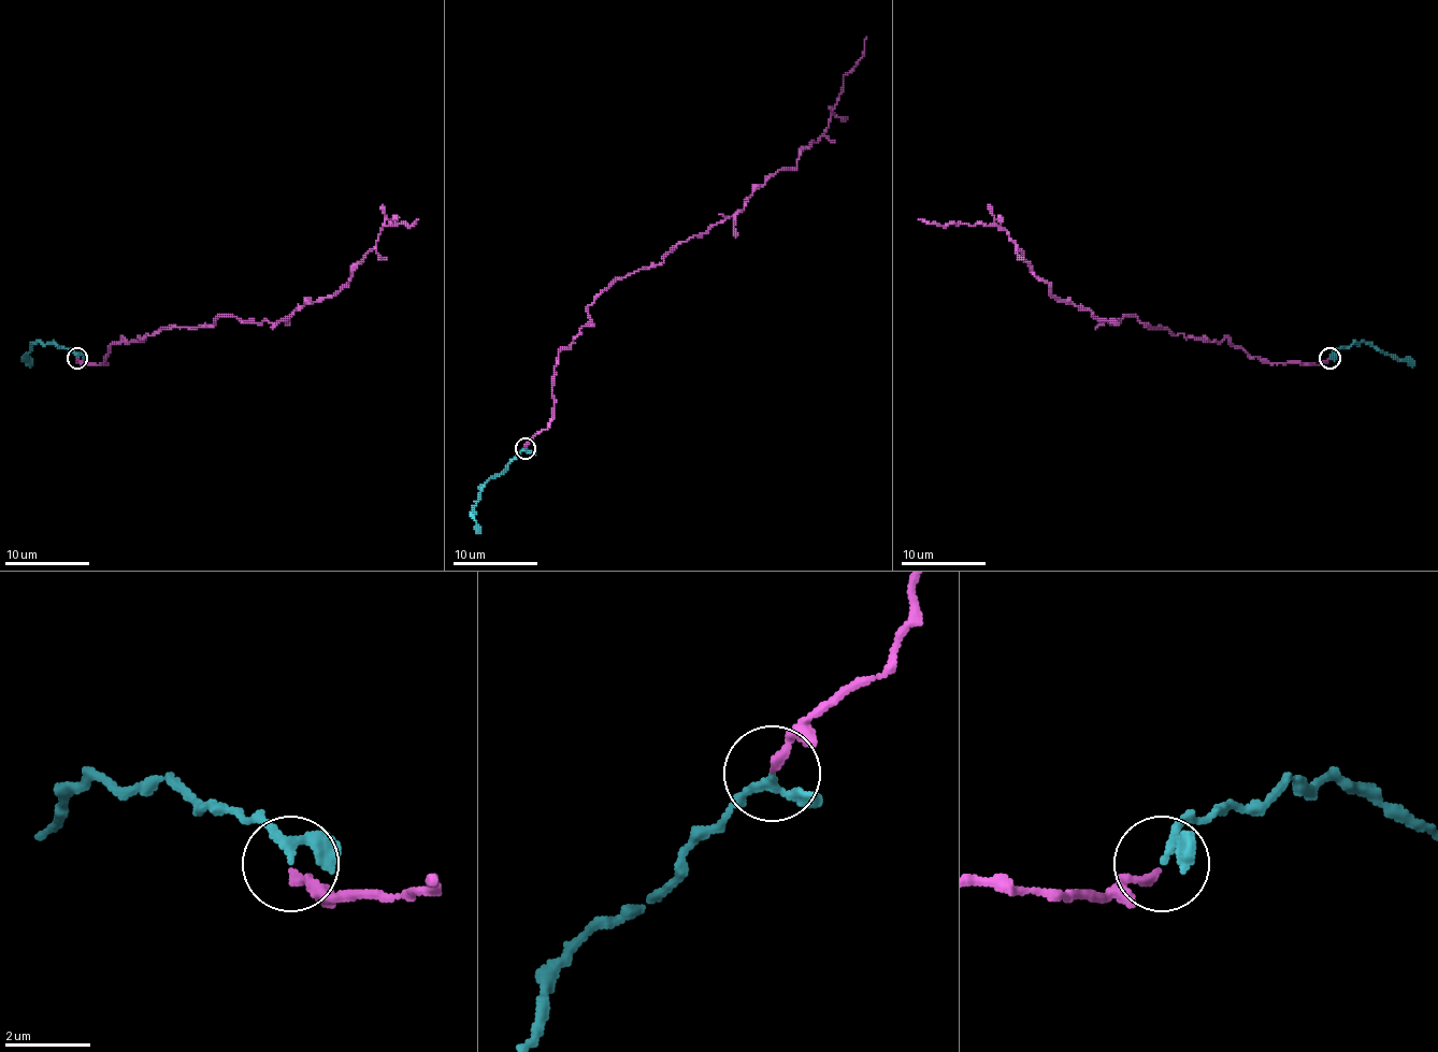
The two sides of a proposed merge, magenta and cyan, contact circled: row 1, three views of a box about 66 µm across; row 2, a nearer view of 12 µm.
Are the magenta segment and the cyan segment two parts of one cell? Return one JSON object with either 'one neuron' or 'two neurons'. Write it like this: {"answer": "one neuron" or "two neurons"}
{"answer": "one neuron"}

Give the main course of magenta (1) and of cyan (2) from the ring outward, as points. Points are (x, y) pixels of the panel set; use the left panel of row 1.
1: (76, 359), (98, 365), (123, 337), (212, 327), (220, 316), (277, 322), (344, 287), (389, 224), (418, 219)
2: (76, 359), (66, 348), (57, 348), (51, 342), (37, 342), (26, 355), (32, 365)

